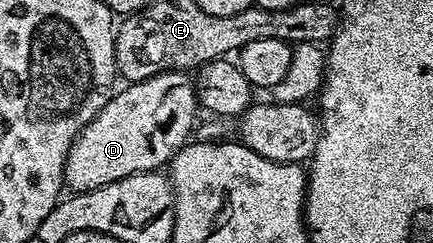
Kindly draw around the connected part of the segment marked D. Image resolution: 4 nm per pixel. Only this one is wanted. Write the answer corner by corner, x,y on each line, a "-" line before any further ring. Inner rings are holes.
183,70
159,72
148,80
128,83
124,92
116,91
73,142
63,167
64,185
72,193
88,192
138,172
170,165
197,124
197,88
187,76

